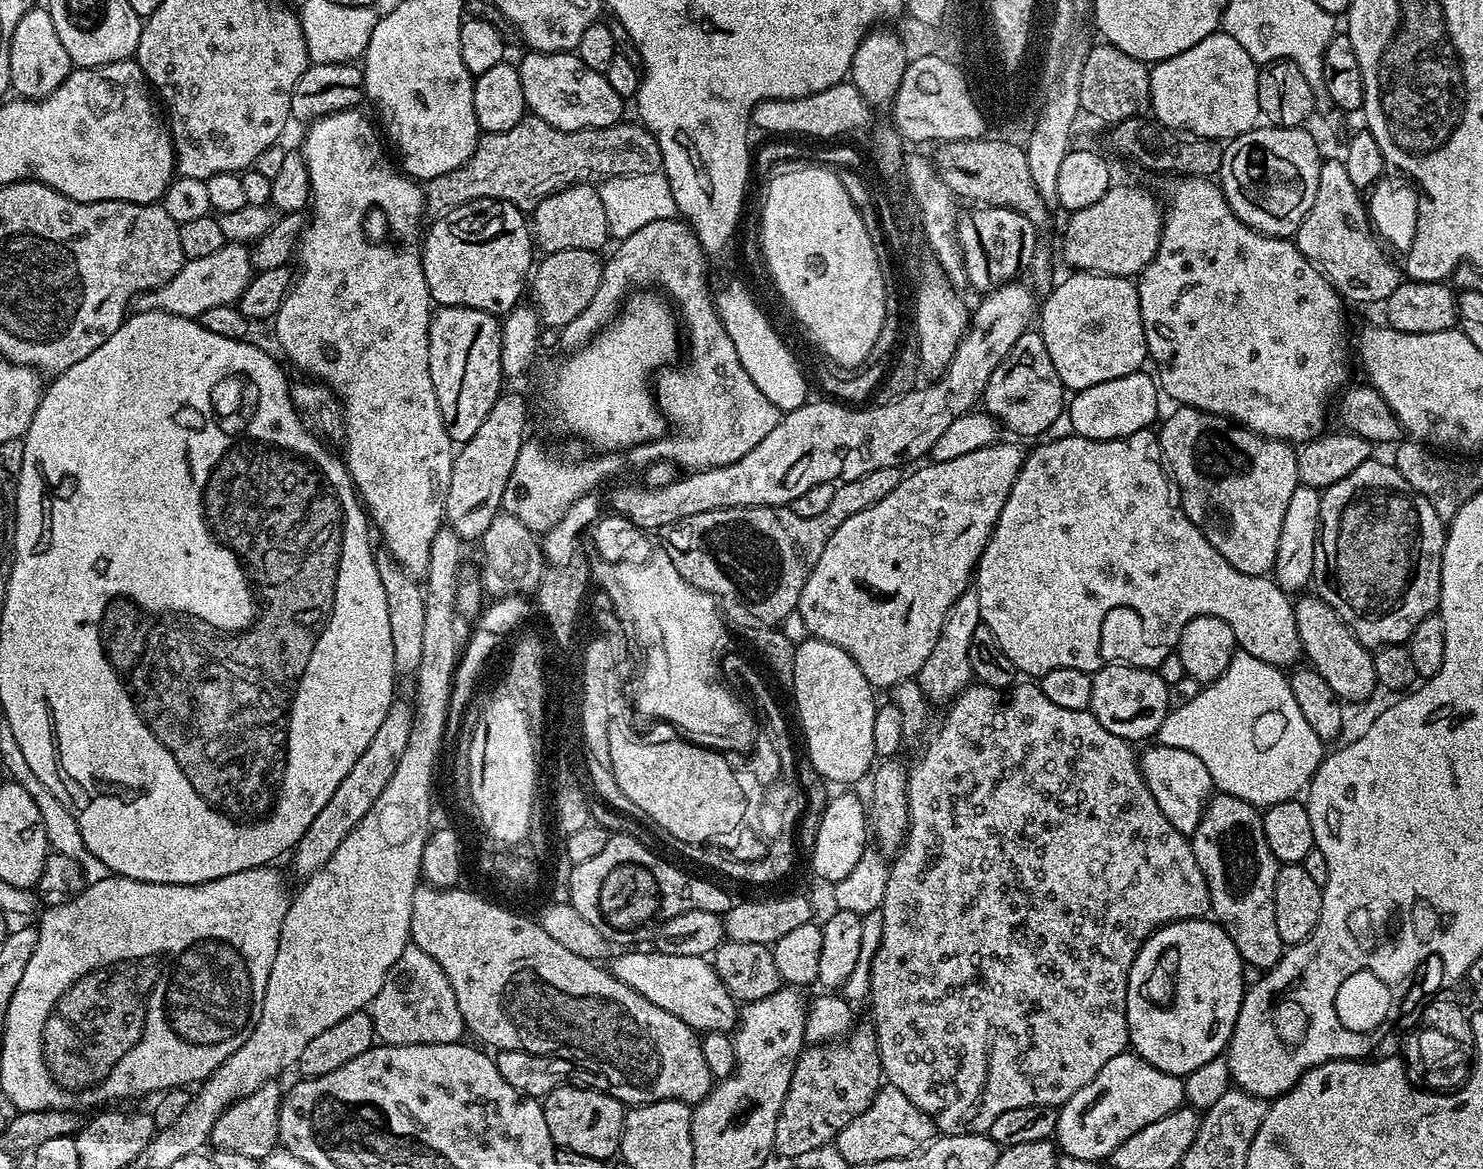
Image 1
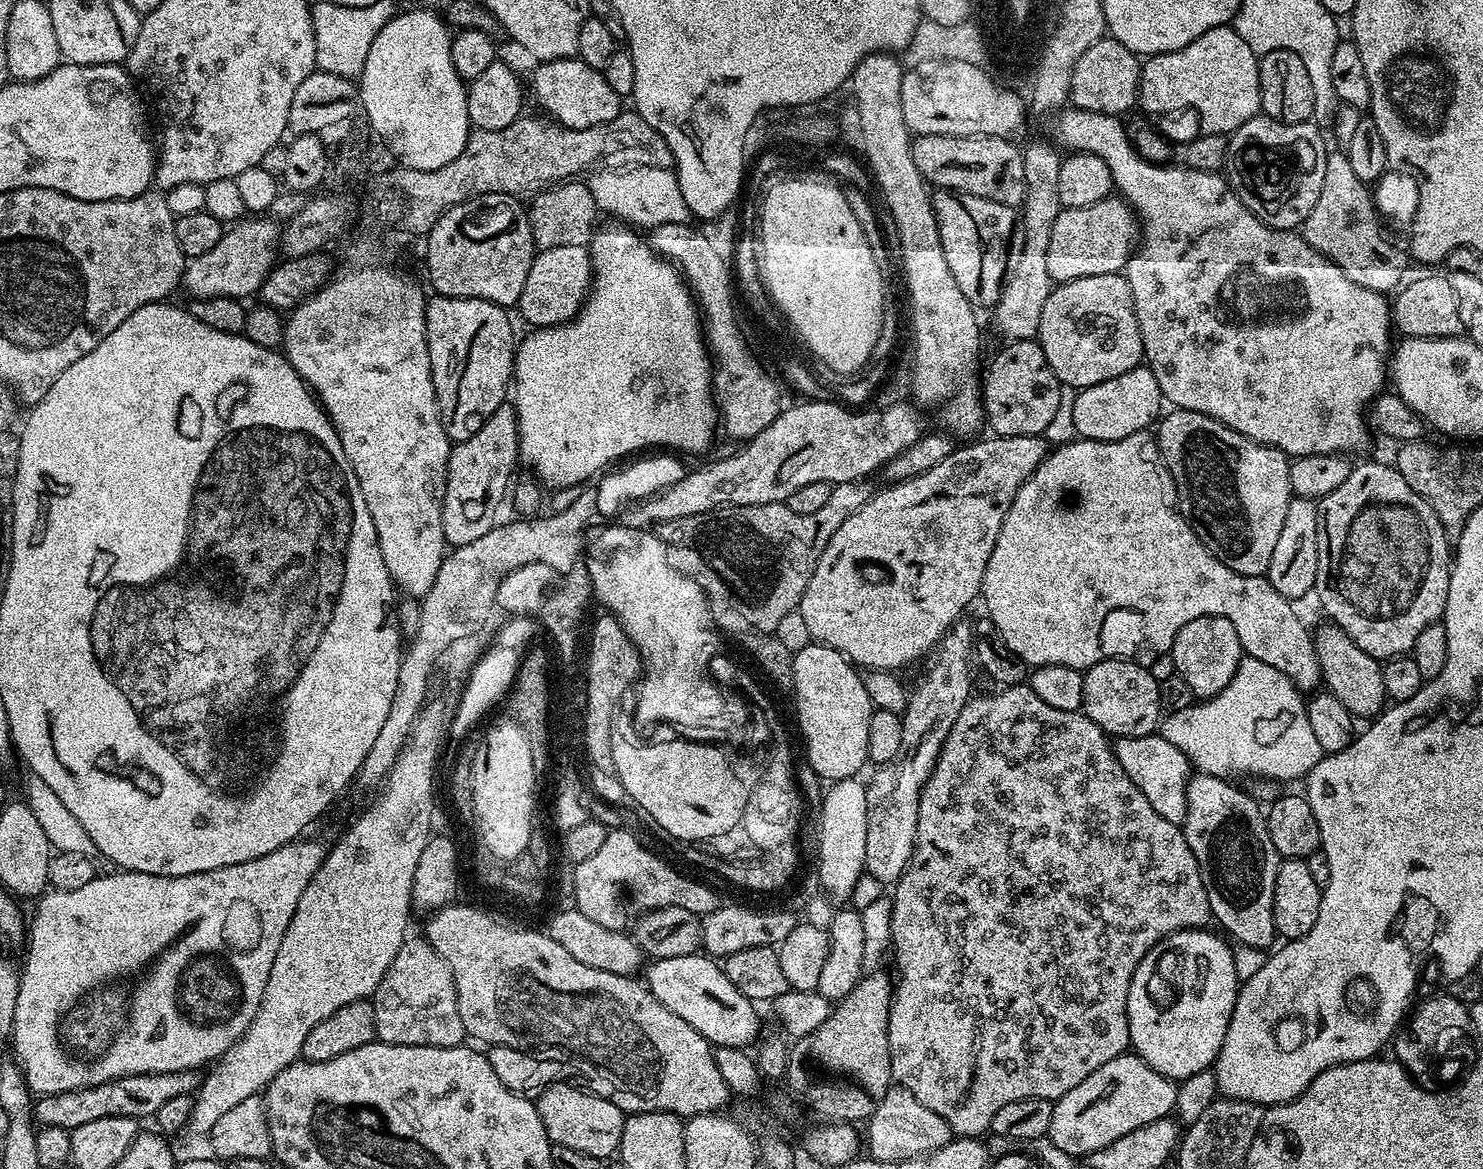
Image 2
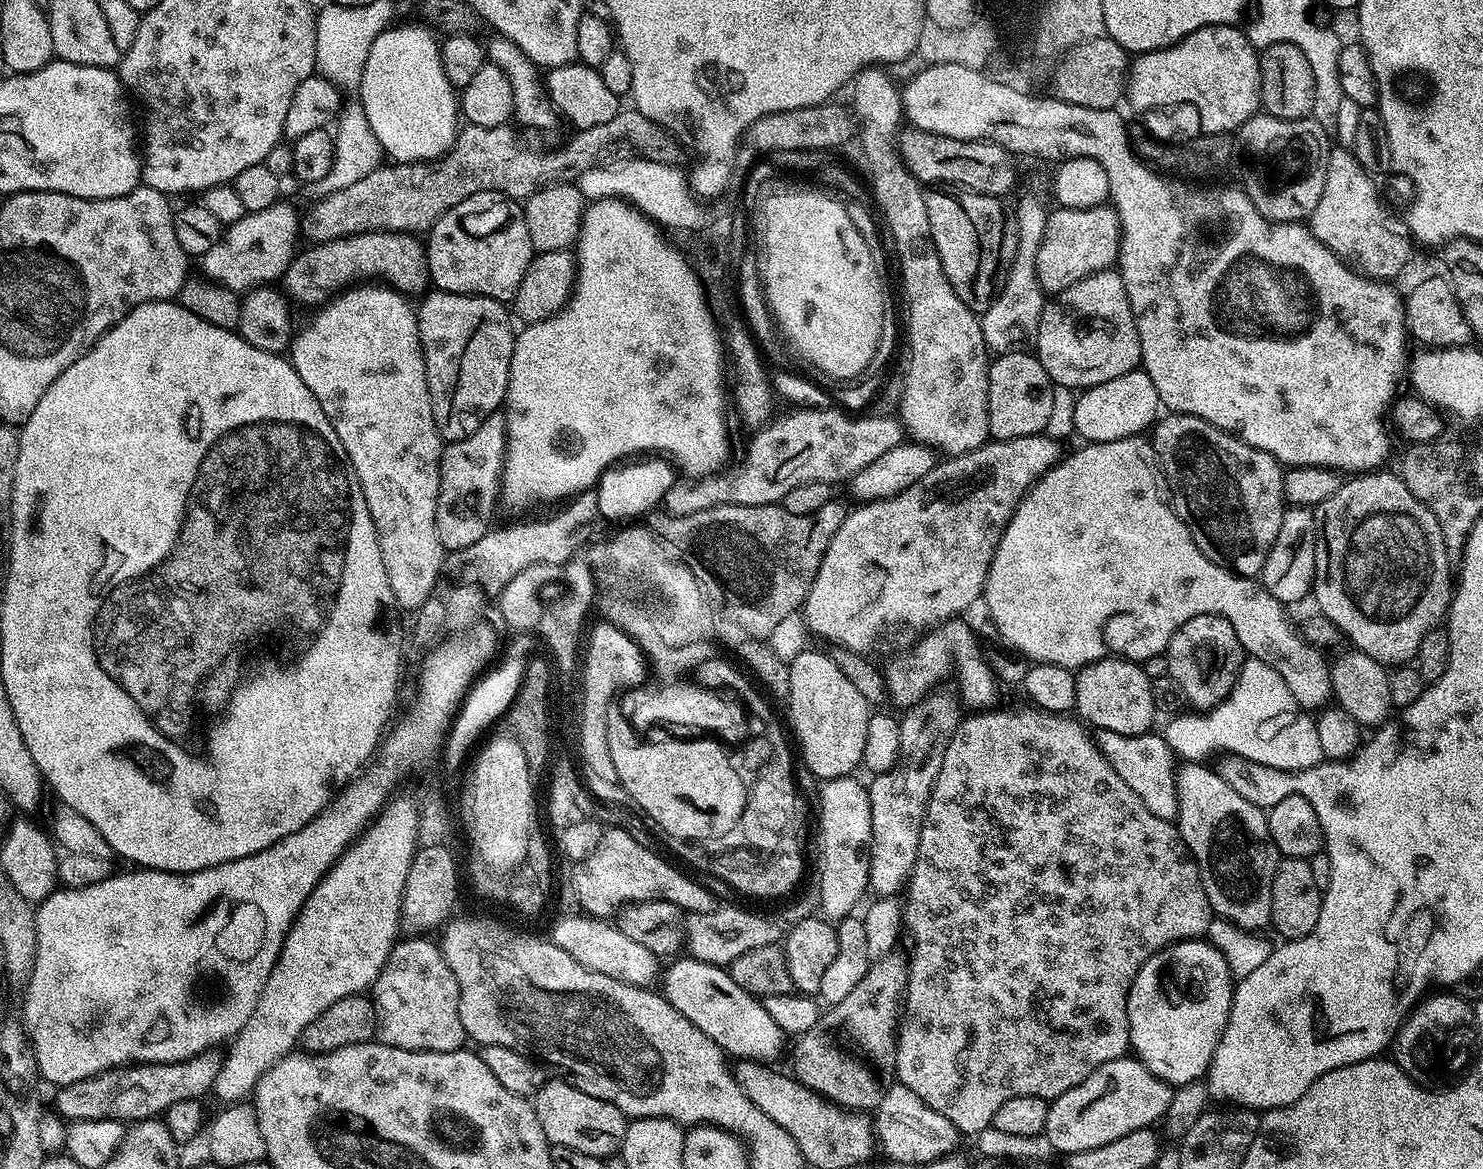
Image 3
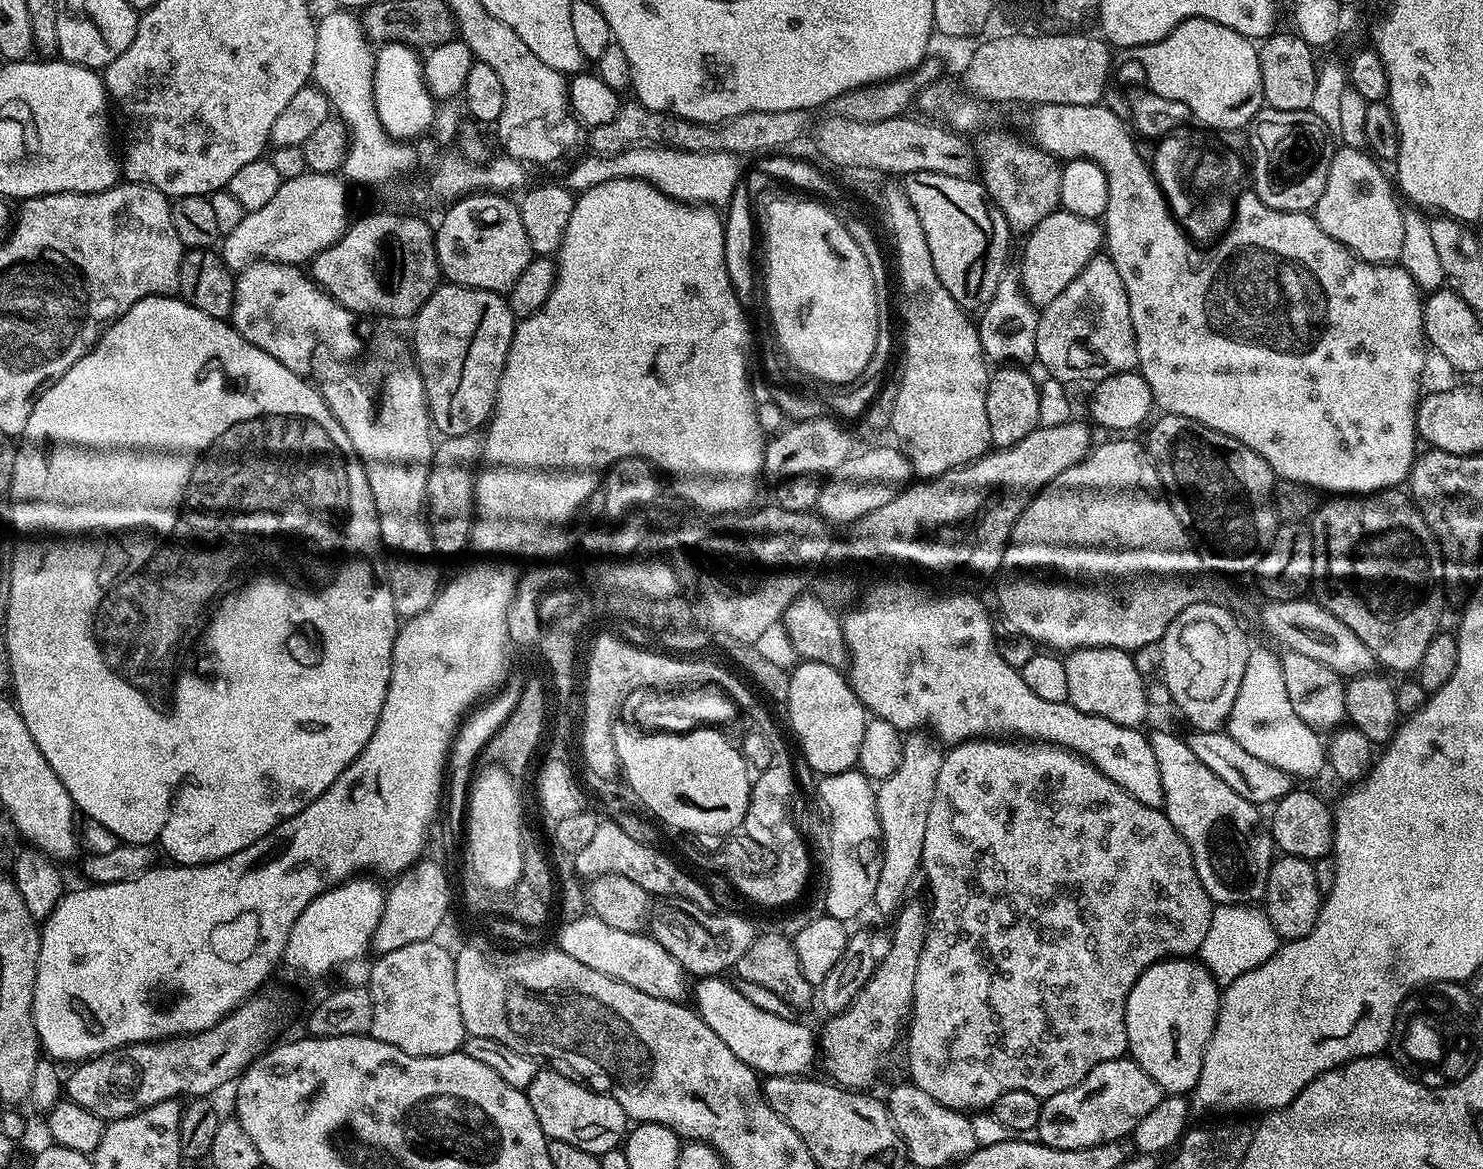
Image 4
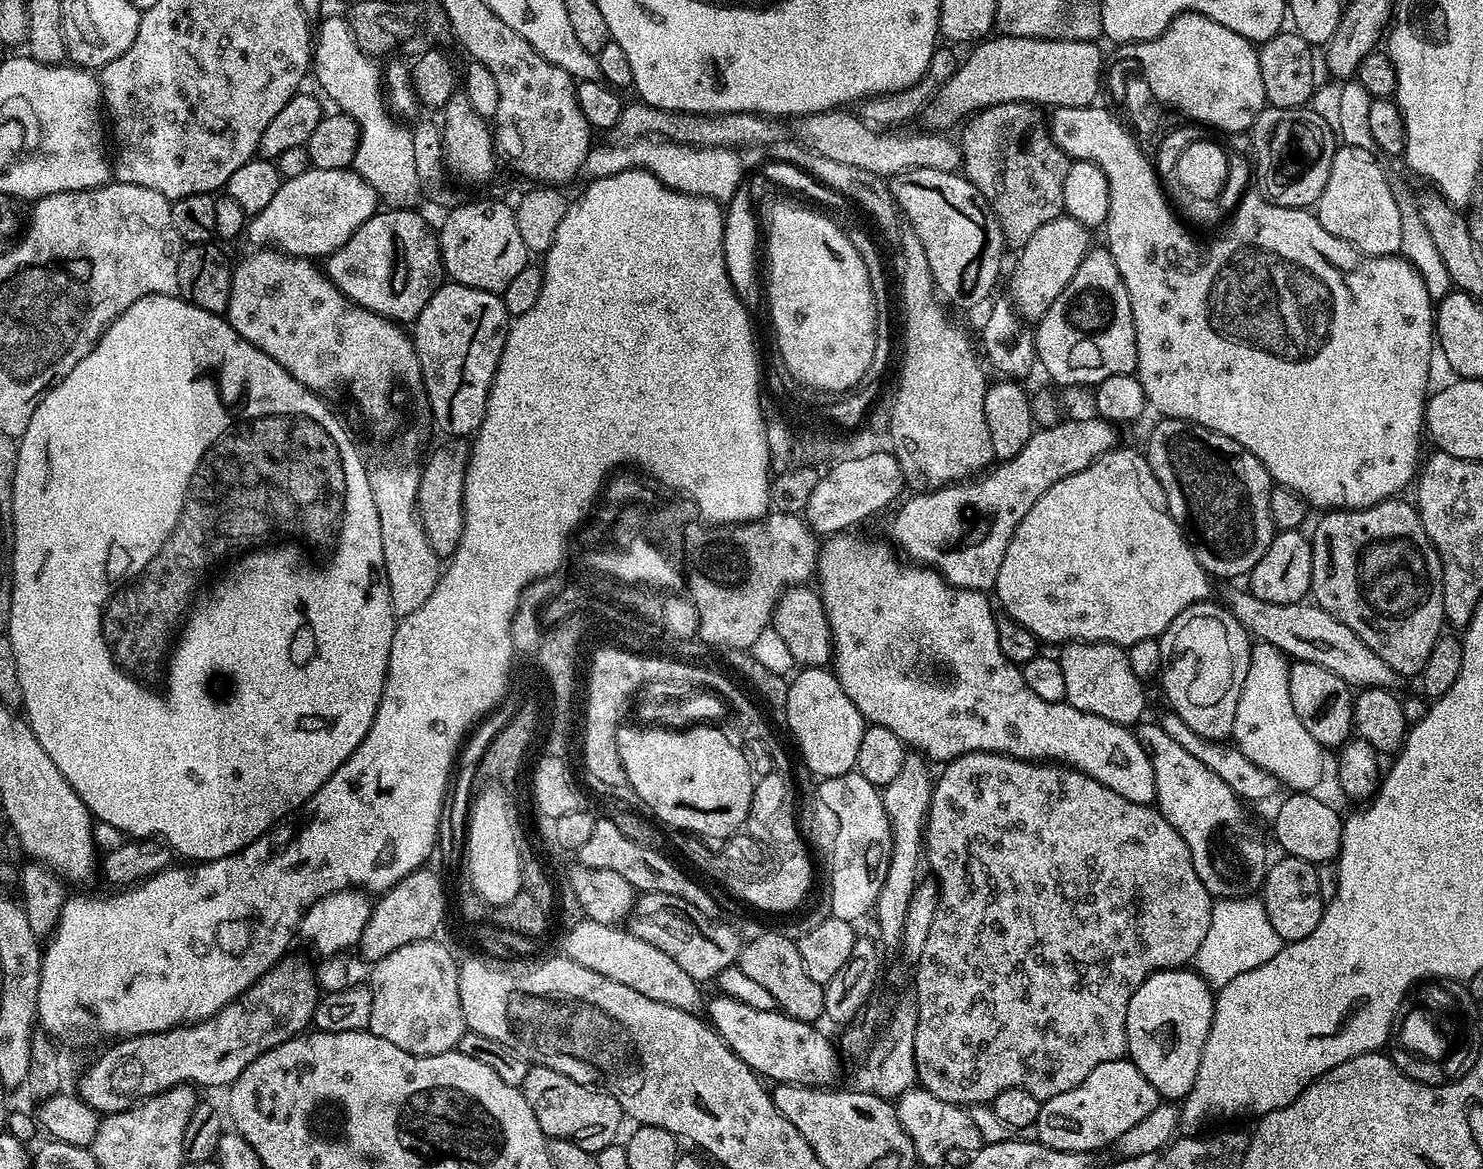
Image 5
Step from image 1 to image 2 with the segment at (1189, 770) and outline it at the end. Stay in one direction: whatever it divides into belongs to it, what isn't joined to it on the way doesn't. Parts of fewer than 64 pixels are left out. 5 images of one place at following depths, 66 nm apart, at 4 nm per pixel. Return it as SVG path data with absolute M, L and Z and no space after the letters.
M1163 734L1151 736L1121 736L1115 741L1114 751L1122 770L1146 794L1146 802L1166 818L1166 822L1183 825L1186 818L1186 790L1190 779L1188 755L1174 746Z

